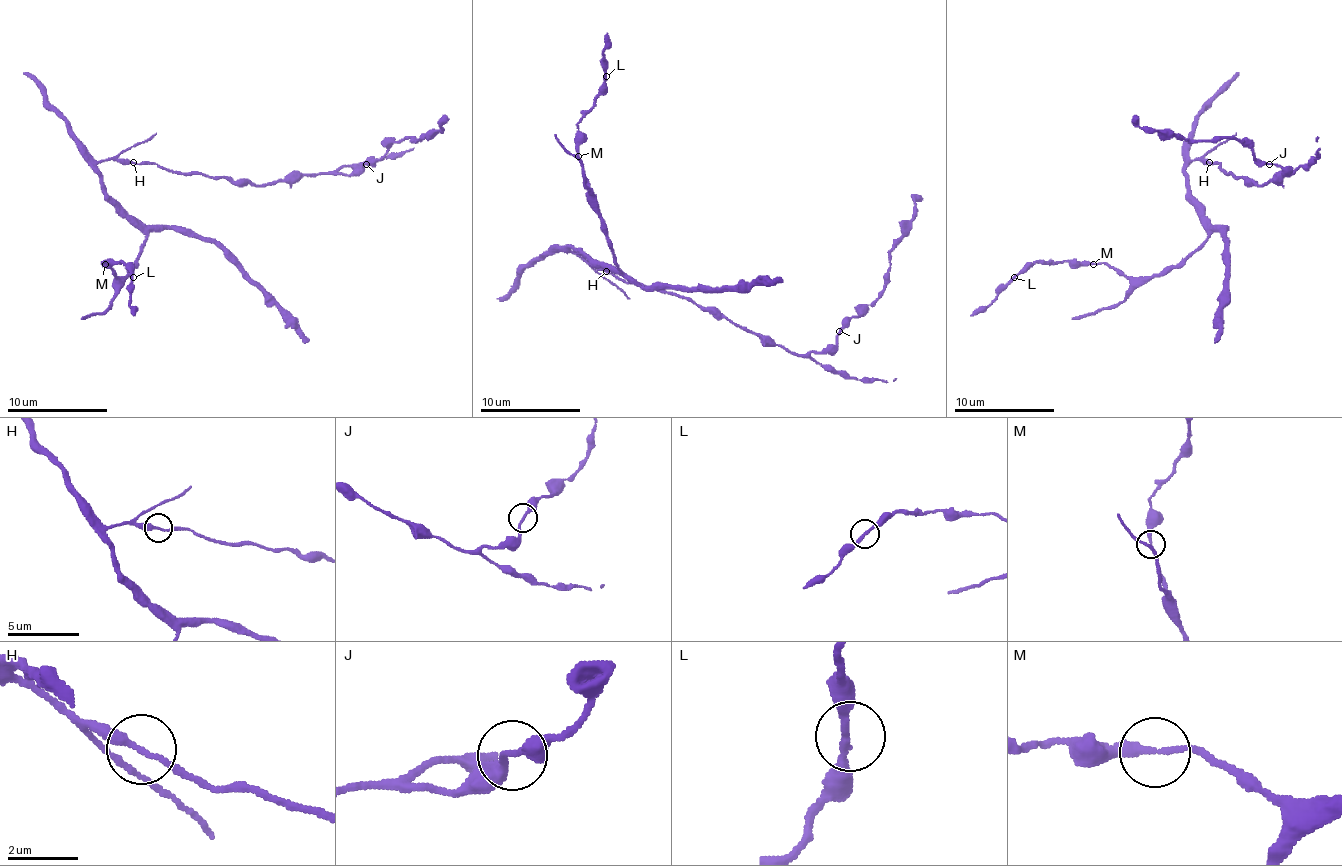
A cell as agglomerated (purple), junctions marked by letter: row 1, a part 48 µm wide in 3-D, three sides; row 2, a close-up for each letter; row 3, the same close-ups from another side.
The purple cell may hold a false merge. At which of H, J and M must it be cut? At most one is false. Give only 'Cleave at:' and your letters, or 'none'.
Cleave at: none

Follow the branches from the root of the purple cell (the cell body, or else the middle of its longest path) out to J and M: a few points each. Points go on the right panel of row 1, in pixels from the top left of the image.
J: (1216, 164), (1234, 177), (1256, 184), (1266, 184), (1281, 174), (1291, 174), (1269, 164)
M: (1216, 164), (1194, 159), (1186, 167), (1186, 199), (1206, 232), (1199, 247), (1149, 277), (1129, 277), (1094, 264)

